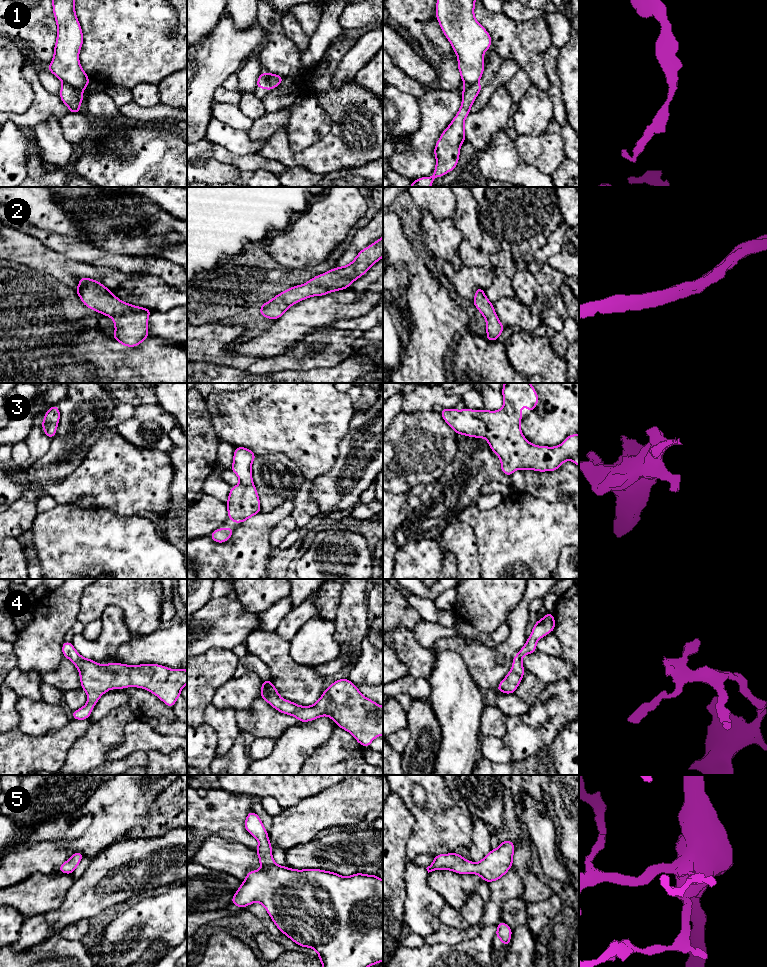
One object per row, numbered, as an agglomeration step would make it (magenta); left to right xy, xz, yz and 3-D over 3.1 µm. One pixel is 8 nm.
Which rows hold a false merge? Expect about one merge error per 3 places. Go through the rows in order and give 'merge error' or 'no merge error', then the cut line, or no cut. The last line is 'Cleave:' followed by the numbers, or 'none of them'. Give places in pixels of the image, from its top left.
1: merge error; cut xy (63, 82), (81, 90)
2: no merge error; cut none
3: no merge error; cut none
4: no merge error; cut none
5: no merge error; cut none
Cleave: 1

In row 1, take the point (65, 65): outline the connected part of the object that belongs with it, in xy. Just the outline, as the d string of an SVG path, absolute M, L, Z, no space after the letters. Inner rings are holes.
M52 0L52 6L57 40L48 70L63 83L85 90L90 79L79 62L83 33L75 12L75 0Z

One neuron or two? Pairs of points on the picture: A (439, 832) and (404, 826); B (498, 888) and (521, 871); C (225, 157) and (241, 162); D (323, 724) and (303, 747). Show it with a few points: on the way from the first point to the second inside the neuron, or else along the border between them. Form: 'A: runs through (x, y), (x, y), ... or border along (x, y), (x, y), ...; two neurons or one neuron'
A: border along (404, 805), (414, 818), (414, 827), (406, 849); two neurons
B: runs through (504, 888), (515, 877); one neuron
C: runs through (229, 158), (237, 161); one neuron
D: runs through (317, 730), (306, 741); one neuron

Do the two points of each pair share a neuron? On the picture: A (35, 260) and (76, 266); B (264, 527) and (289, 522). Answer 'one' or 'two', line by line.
A: one
B: two

